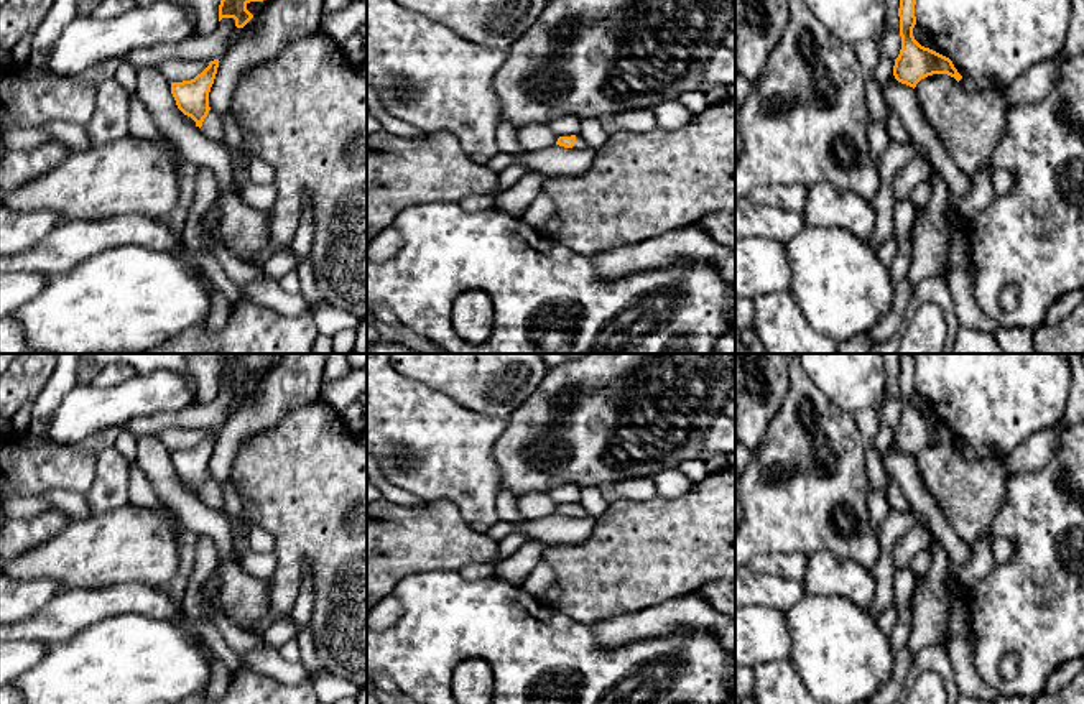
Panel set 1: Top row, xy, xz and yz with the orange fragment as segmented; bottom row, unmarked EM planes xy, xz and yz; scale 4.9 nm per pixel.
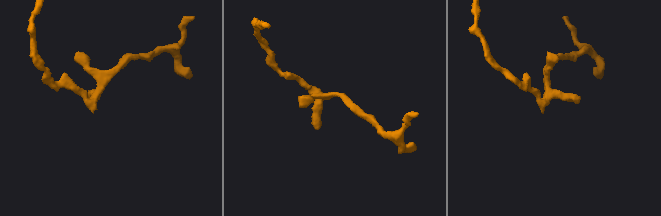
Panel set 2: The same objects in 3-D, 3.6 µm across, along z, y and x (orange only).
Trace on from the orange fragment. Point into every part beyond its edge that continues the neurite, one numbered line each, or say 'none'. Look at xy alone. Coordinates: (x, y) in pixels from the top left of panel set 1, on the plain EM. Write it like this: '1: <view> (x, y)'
1: xy (213, 497)

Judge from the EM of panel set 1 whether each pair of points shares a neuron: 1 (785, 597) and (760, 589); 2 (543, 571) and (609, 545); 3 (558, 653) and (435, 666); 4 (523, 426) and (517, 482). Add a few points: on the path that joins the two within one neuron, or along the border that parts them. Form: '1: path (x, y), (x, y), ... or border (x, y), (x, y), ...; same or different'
1: path (778, 592), (767, 591); same
2: border (542, 558), (553, 571), (556, 581); different
3: path (527, 647), (466, 647); same
4: path (523, 440), (517, 448), (517, 469); same

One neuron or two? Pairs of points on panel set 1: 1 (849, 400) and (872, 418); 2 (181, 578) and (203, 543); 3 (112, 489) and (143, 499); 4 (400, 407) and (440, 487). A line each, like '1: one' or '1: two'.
1: two
2: two
3: two
4: one

